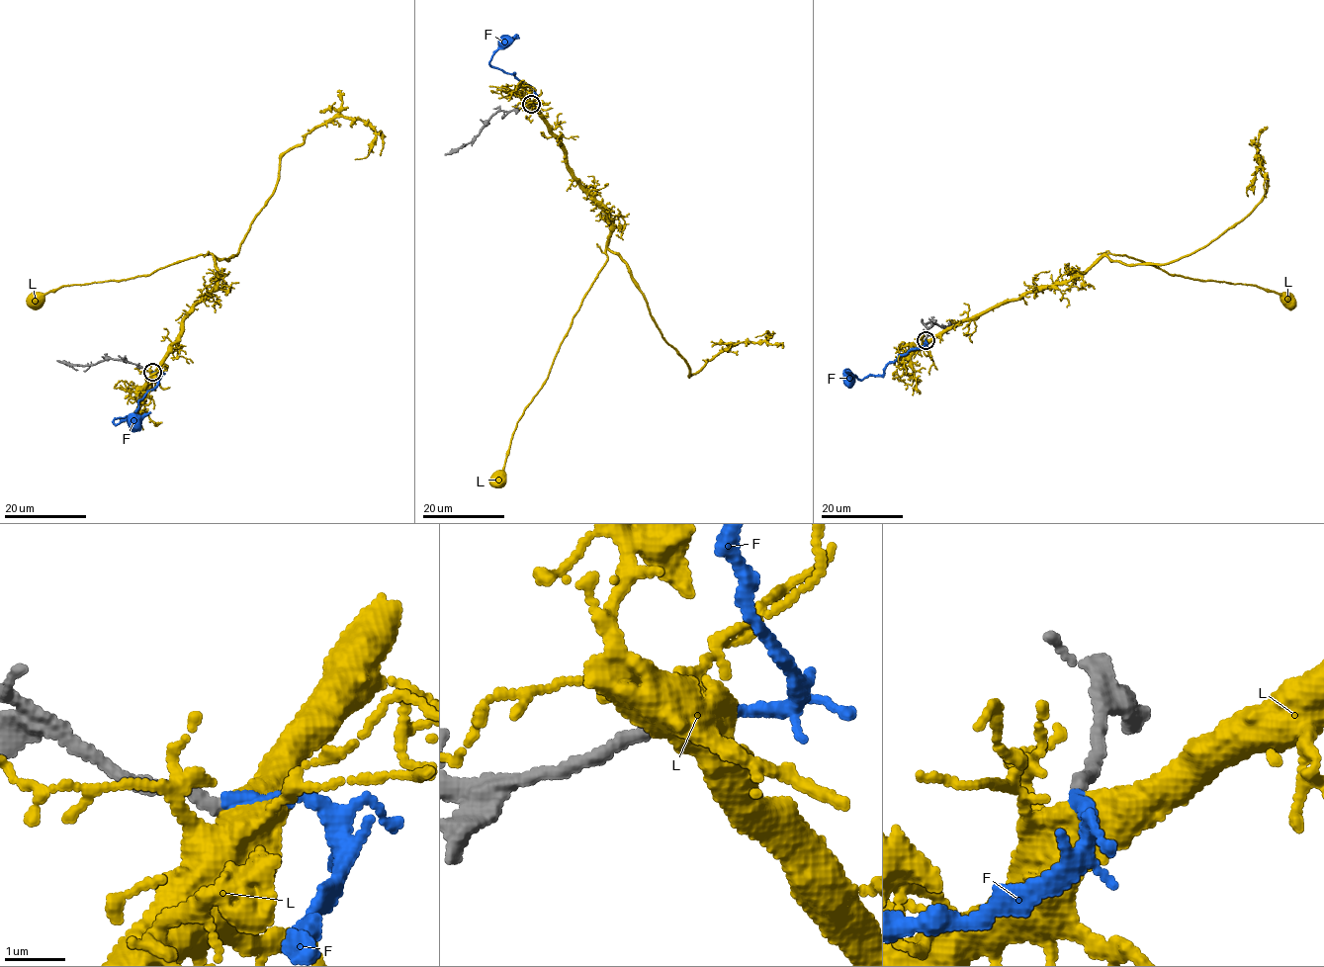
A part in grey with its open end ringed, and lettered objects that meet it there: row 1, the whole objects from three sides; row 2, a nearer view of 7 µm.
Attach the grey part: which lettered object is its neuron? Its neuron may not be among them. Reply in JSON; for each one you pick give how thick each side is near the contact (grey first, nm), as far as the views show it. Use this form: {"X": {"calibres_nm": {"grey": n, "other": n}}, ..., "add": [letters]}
{"F": {"calibres_nm": {"grey": 200, "other": 190}}, "add": ["F"]}

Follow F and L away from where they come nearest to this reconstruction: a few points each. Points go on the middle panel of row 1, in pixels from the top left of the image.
F: (531, 105), (539, 101), (533, 88), (514, 76), (515, 74), (490, 64), (491, 57), (506, 41)
L: (531, 105), (562, 149), (571, 175), (606, 215), (610, 230), (605, 265), (545, 384), (518, 422), (498, 478)

